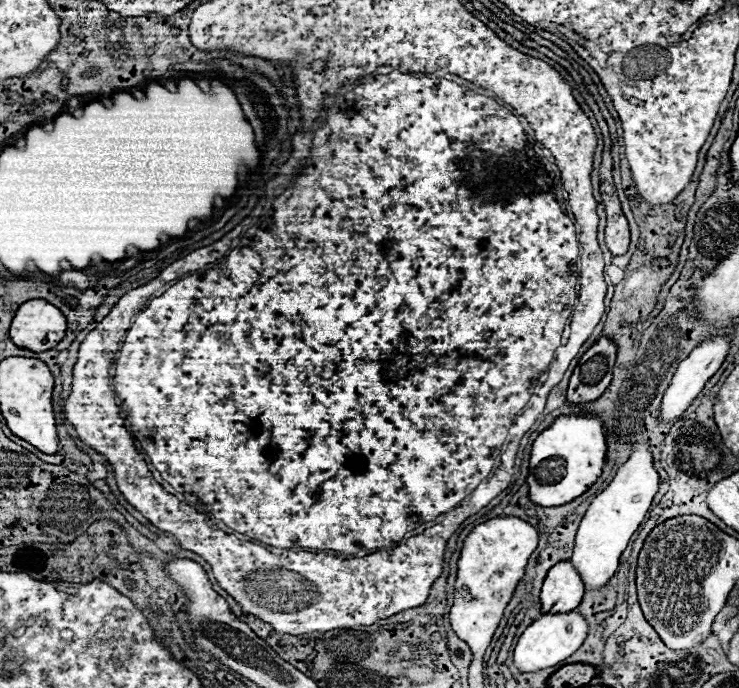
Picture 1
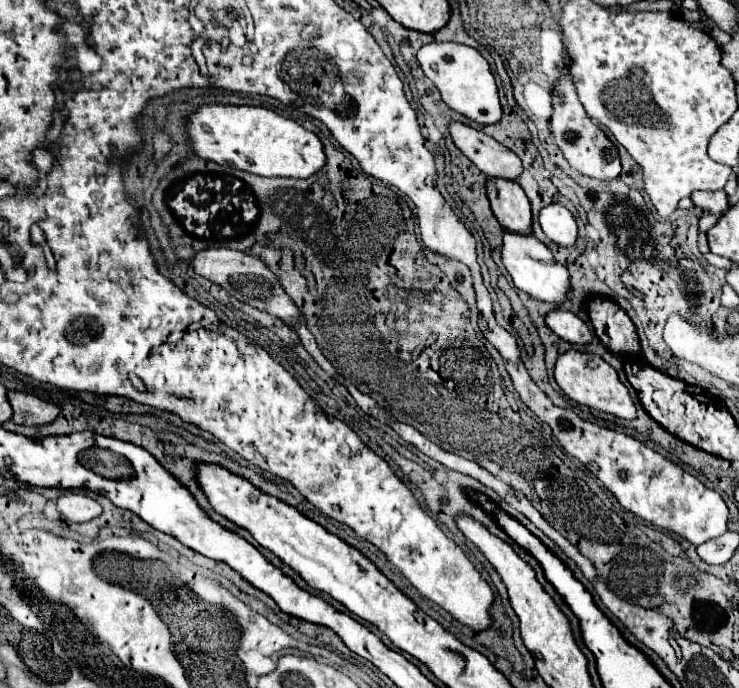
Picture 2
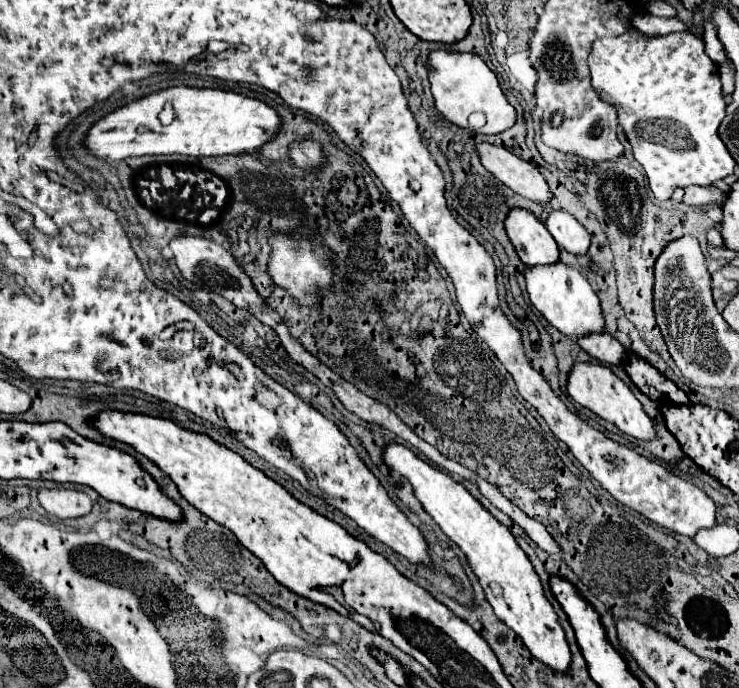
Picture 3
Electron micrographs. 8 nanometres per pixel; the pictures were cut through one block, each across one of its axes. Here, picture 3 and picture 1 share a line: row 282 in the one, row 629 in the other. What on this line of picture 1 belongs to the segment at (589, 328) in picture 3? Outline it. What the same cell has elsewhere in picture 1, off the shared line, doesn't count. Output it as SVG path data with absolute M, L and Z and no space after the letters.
M570 610L566 614L542 614L518 638L514 648L514 664L522 672L536 672L556 666L582 648L584 640L588 638L588 628L588 622L576 610Z

